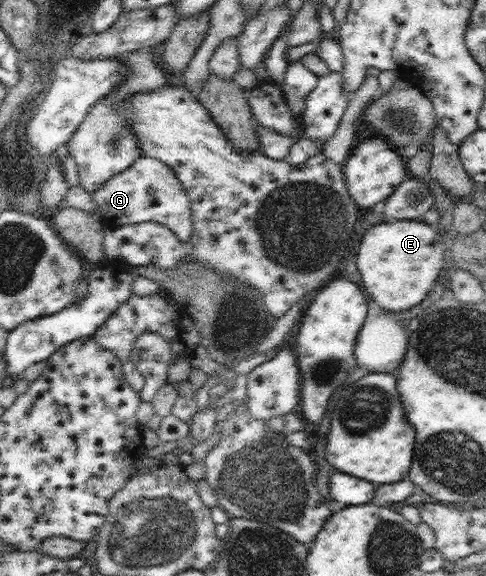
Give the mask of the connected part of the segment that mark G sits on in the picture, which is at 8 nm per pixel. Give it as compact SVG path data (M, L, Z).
M156 157L137 158L132 166L102 183L91 197L98 215L102 218L104 229L116 230L136 223L159 223L181 242L188 242L194 232L190 200L182 183L176 178L172 168Z

